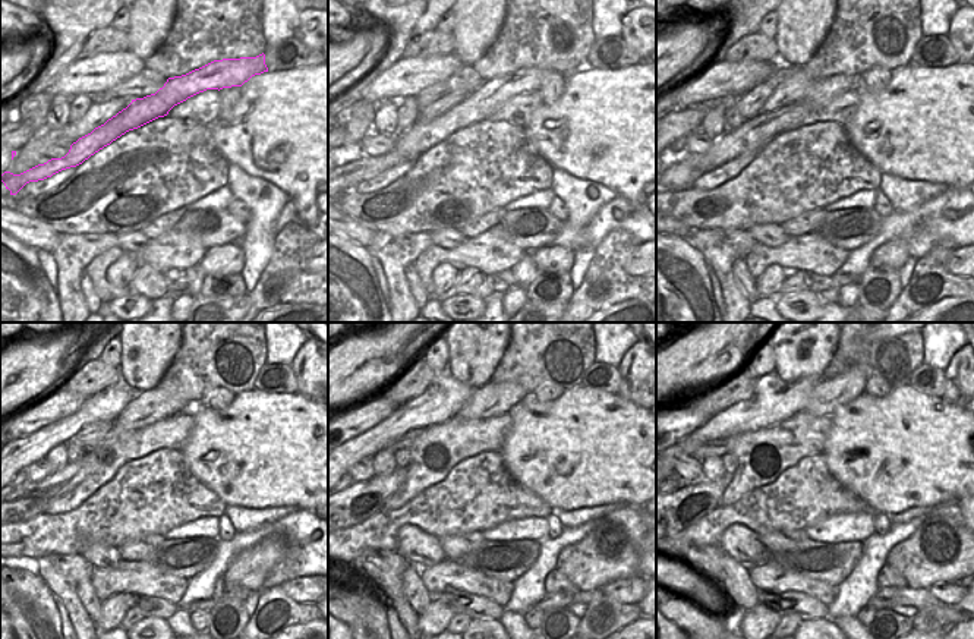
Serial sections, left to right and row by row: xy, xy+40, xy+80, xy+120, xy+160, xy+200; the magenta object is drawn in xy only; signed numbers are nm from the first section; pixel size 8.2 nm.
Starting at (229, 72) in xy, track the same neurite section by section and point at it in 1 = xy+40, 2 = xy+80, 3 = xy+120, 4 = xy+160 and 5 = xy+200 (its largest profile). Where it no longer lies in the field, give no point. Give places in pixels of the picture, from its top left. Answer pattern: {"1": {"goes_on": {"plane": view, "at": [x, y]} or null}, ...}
{"1": {"goes_on": {"plane": "xy+40", "at": [410, 144]}}, "2": {"goes_on": {"plane": "xy+80", "at": [686, 169]}}, "3": {"goes_on": {"plane": "xy+120", "at": [31, 499]}}, "4": {"goes_on": {"plane": "xy+160", "at": [362, 500]}}, "5": {"goes_on": {"plane": "xy+200", "at": [686, 506]}}}

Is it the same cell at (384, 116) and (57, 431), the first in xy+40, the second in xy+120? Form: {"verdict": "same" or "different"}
{"verdict": "different"}

